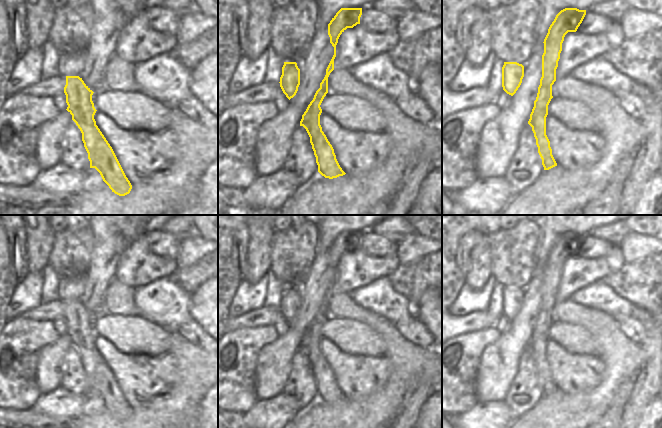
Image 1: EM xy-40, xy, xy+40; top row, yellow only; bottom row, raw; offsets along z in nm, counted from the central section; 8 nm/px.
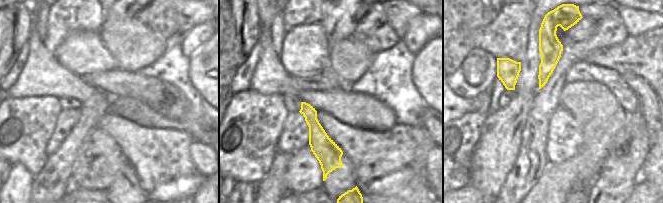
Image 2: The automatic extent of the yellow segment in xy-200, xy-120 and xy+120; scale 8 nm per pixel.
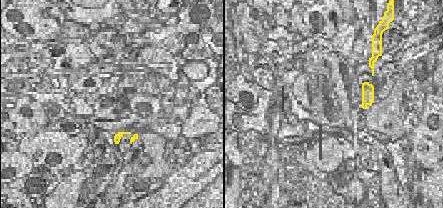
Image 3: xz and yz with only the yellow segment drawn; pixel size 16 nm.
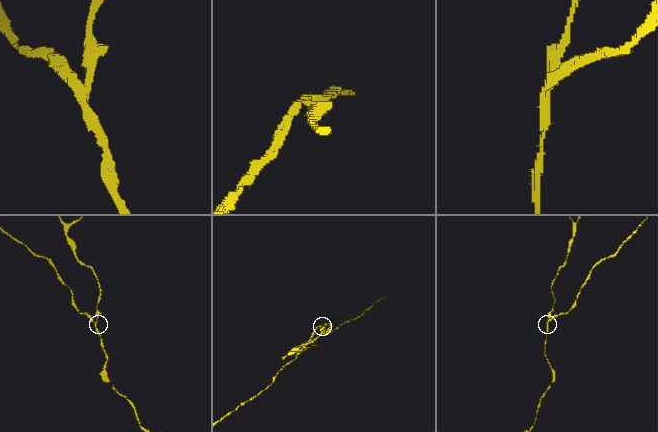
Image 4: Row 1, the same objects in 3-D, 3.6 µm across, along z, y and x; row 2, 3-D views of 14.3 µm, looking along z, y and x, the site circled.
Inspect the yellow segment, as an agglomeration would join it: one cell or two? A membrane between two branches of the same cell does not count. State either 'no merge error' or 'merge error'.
merge error

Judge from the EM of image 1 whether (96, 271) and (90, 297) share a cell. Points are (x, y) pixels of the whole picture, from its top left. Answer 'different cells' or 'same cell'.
same cell

